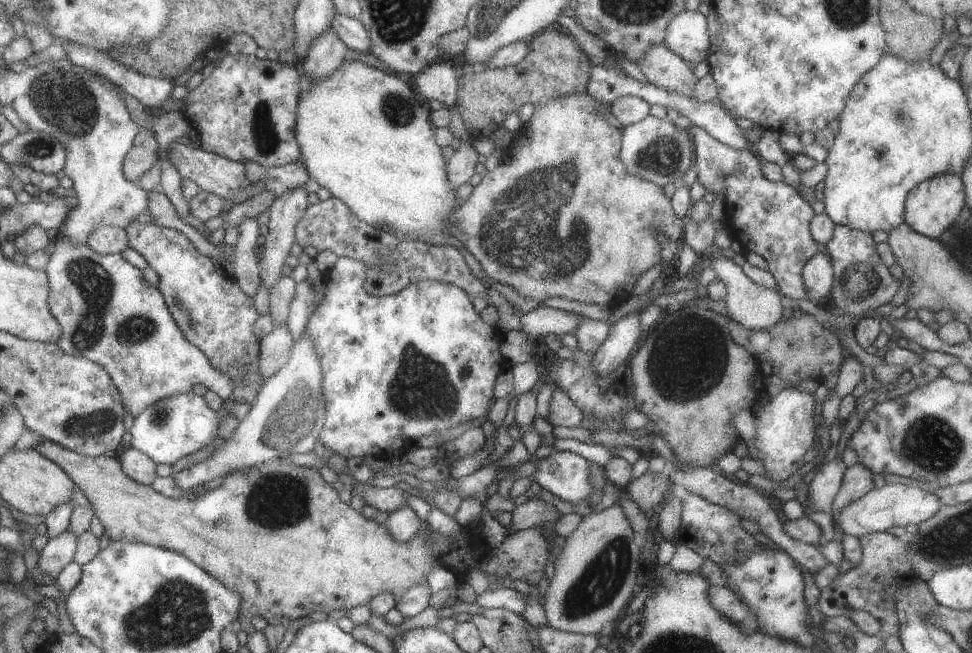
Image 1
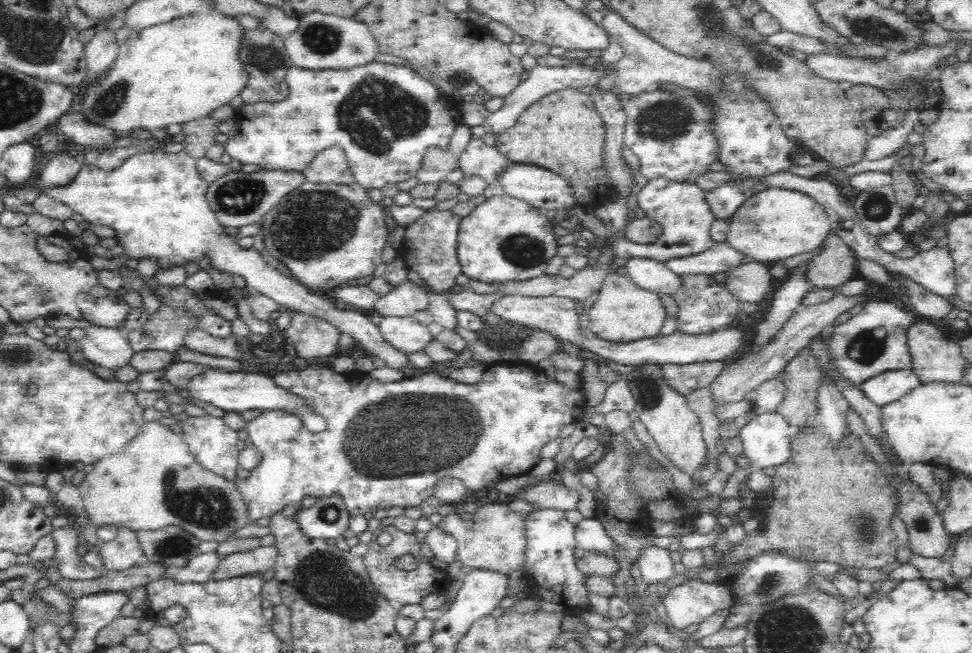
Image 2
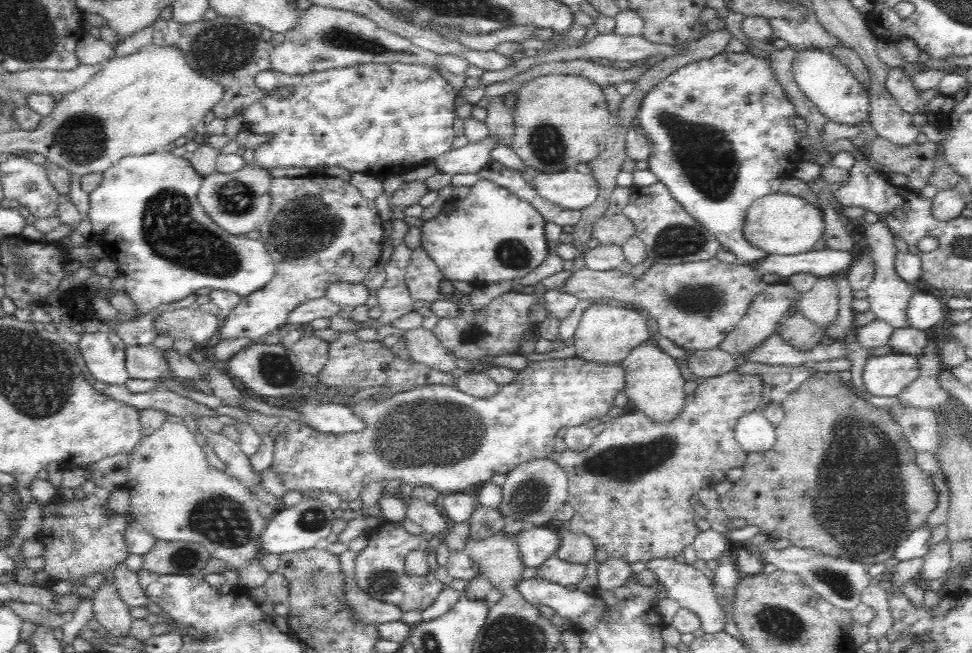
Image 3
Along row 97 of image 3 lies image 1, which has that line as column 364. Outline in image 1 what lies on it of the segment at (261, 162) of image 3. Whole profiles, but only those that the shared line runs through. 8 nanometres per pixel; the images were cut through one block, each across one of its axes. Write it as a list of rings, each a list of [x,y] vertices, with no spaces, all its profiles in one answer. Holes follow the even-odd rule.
[[[338,257],[334,266],[324,274],[325,279],[324,300],[322,304],[315,309],[310,317],[304,334],[310,336],[316,356],[320,358],[320,368],[322,368],[322,396],[324,396],[324,408],[326,416],[324,426],[320,436],[318,436],[318,448],[320,451],[332,451],[341,454],[347,459],[360,458],[364,456],[374,456],[380,450],[386,454],[394,454],[400,450],[412,448],[417,444],[418,438],[426,437],[432,434],[443,434],[448,429],[460,426],[467,422],[486,416],[495,403],[494,385],[496,378],[503,371],[503,356],[500,354],[501,337],[497,328],[494,328],[476,312],[472,306],[472,299],[464,290],[452,284],[439,283],[438,280],[420,280],[414,284],[408,284],[406,288],[388,294],[386,296],[372,296],[364,288],[365,274],[368,274],[368,266],[362,260],[356,260],[350,257]]]

